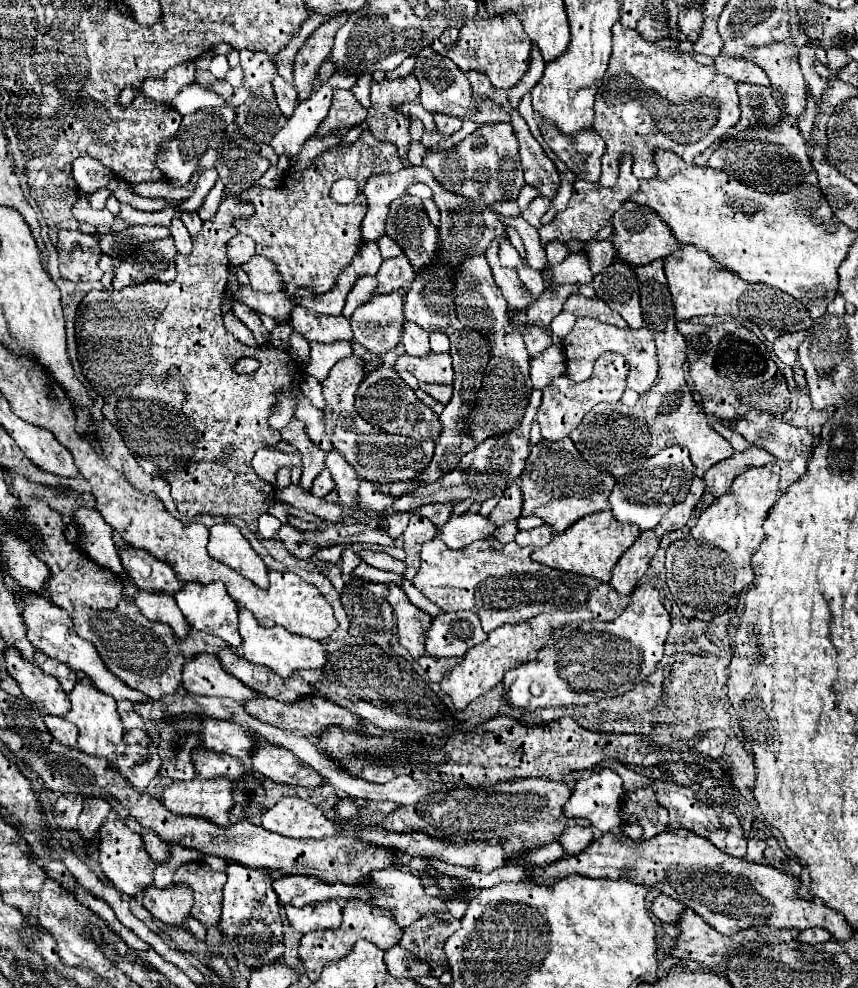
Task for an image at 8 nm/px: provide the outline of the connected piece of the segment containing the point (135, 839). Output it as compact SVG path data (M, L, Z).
M114 818L108 820L102 826L100 832L100 866L102 872L106 876L106 880L120 892L124 892L130 898L136 898L138 894L142 894L146 888L152 886L154 880L154 868L156 864L150 860L150 856L146 856L144 852L144 842L142 836L132 832L122 820Z

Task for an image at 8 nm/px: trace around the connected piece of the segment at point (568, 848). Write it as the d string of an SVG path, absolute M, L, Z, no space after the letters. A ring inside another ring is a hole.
M566 826L558 838L558 842L562 844L562 848L568 856L582 852L586 846L590 846L590 840L594 840L594 830L584 828L584 826L572 826L572 828Z

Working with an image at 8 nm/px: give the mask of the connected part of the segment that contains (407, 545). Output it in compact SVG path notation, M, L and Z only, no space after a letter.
M418 514L410 516L410 524L402 534L402 546L406 550L406 572L404 572L406 580L414 578L418 570L420 564L418 552L422 550L422 544L426 540L432 540L434 536L436 536L436 526L428 518L422 518Z

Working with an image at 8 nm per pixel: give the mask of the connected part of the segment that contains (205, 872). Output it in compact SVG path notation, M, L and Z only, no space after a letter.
M202 860L188 862L174 872L172 884L186 884L193 892L192 916L206 928L218 924L222 906L222 888L226 884L224 872L214 872Z

